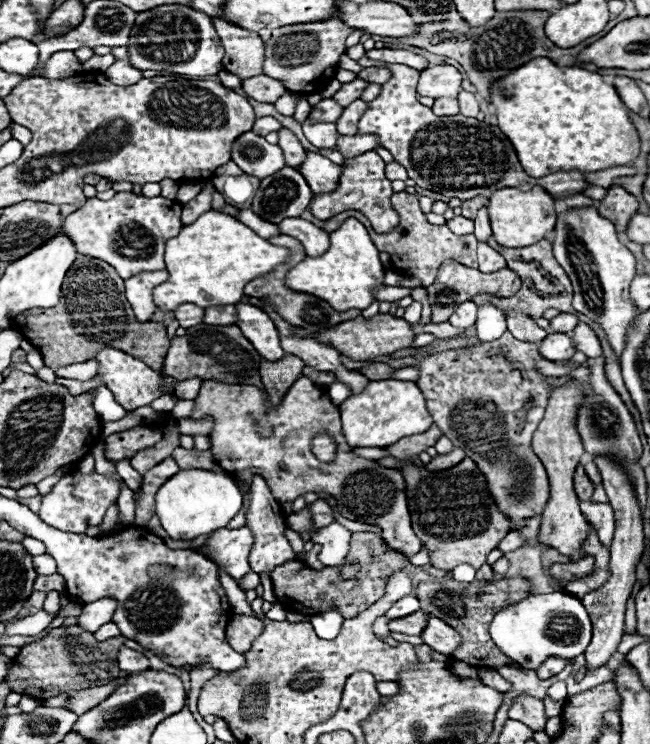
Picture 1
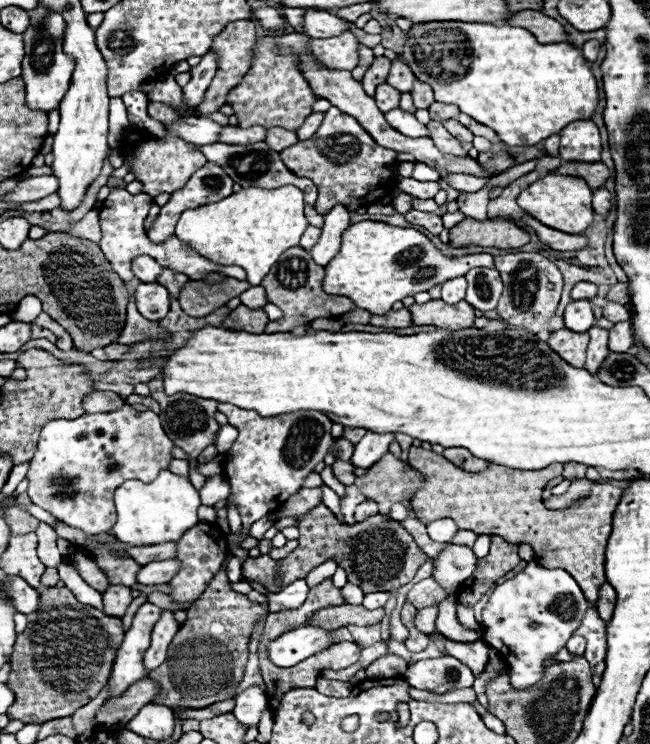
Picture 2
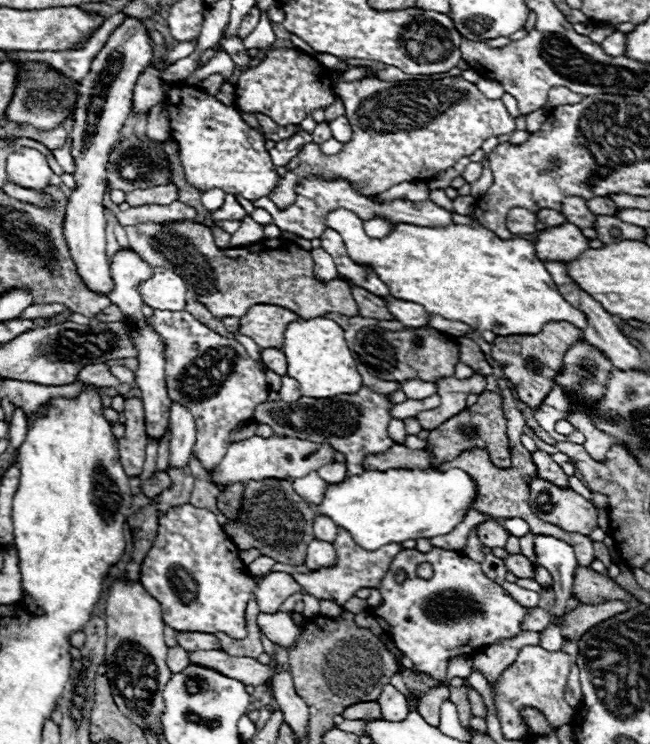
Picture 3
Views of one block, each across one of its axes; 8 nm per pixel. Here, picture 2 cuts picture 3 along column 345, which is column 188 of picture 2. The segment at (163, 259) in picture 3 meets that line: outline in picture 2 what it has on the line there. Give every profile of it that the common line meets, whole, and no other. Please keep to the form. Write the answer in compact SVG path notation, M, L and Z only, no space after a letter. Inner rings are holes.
M228 278L224 284L214 284L214 286L190 280L182 286L178 302L188 316L206 316L212 310L224 306L228 300L240 296L248 288L250 284L246 280L236 280L236 278Z

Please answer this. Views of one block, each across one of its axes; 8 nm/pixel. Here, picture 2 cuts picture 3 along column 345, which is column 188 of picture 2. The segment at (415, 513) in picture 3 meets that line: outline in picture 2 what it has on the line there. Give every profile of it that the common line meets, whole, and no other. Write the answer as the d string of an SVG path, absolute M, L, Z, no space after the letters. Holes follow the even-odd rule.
M164 470L152 484L144 484L140 480L126 480L116 488L116 512L118 520L112 528L114 536L132 546L148 546L162 544L168 540L180 540L188 528L198 524L196 510L200 506L198 490L190 484L188 478L172 474Z

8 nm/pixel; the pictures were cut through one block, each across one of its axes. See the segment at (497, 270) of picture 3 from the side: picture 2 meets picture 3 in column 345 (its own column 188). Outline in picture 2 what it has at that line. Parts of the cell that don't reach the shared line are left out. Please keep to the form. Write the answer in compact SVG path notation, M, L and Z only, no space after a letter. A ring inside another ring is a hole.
M250 186L220 202L186 210L176 224L176 236L212 262L244 268L246 282L258 286L280 254L300 244L306 228L308 220L304 218L304 196L296 186L282 186L274 190Z

